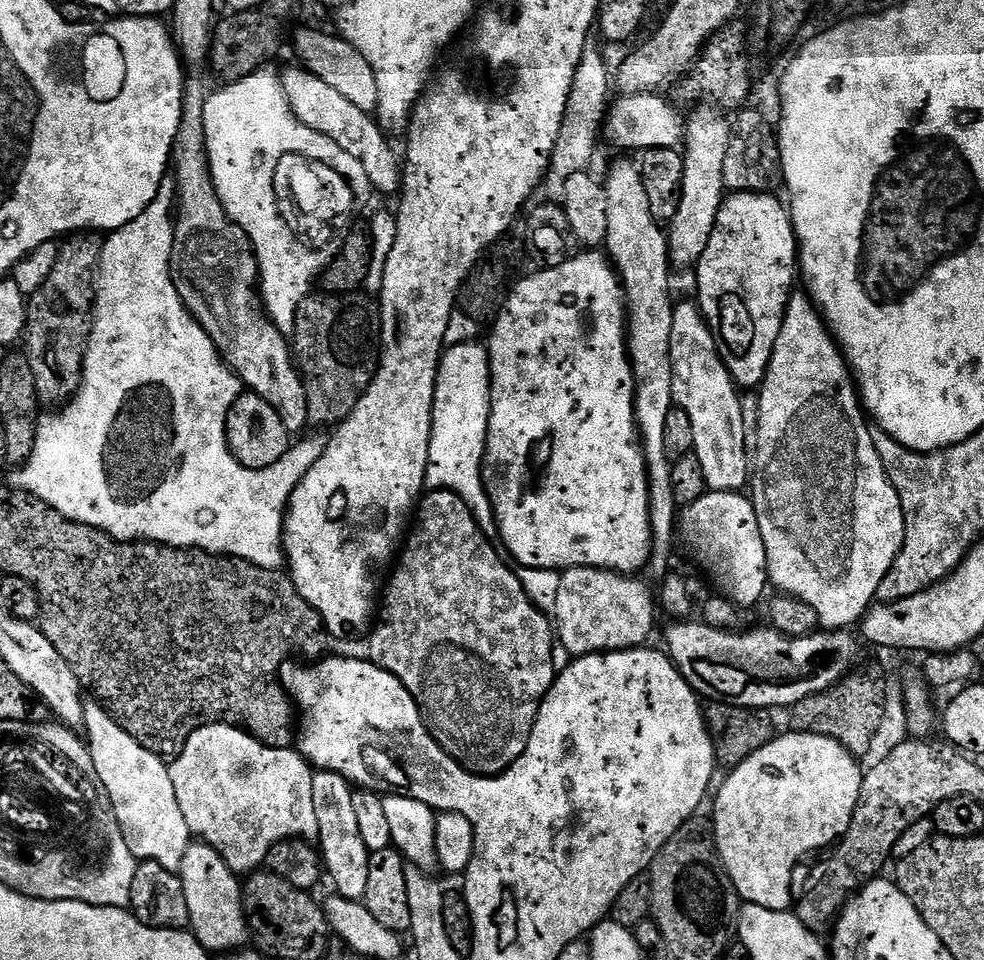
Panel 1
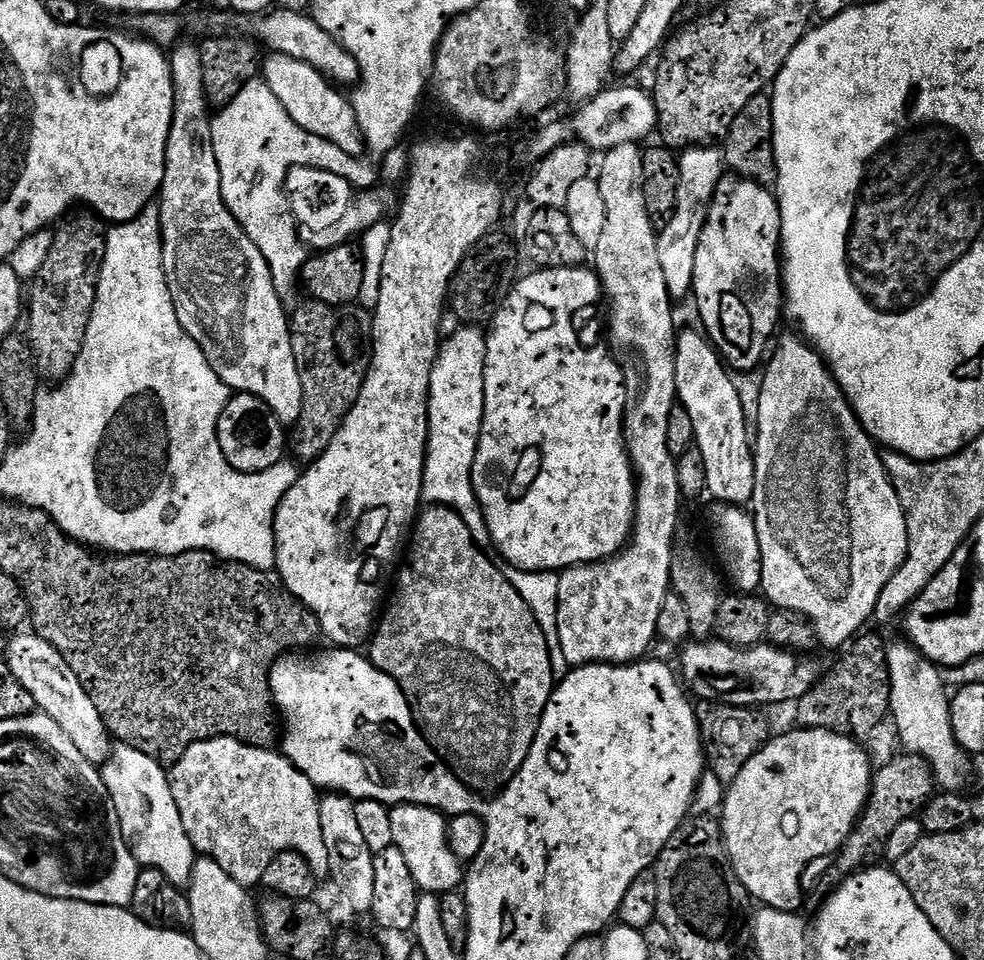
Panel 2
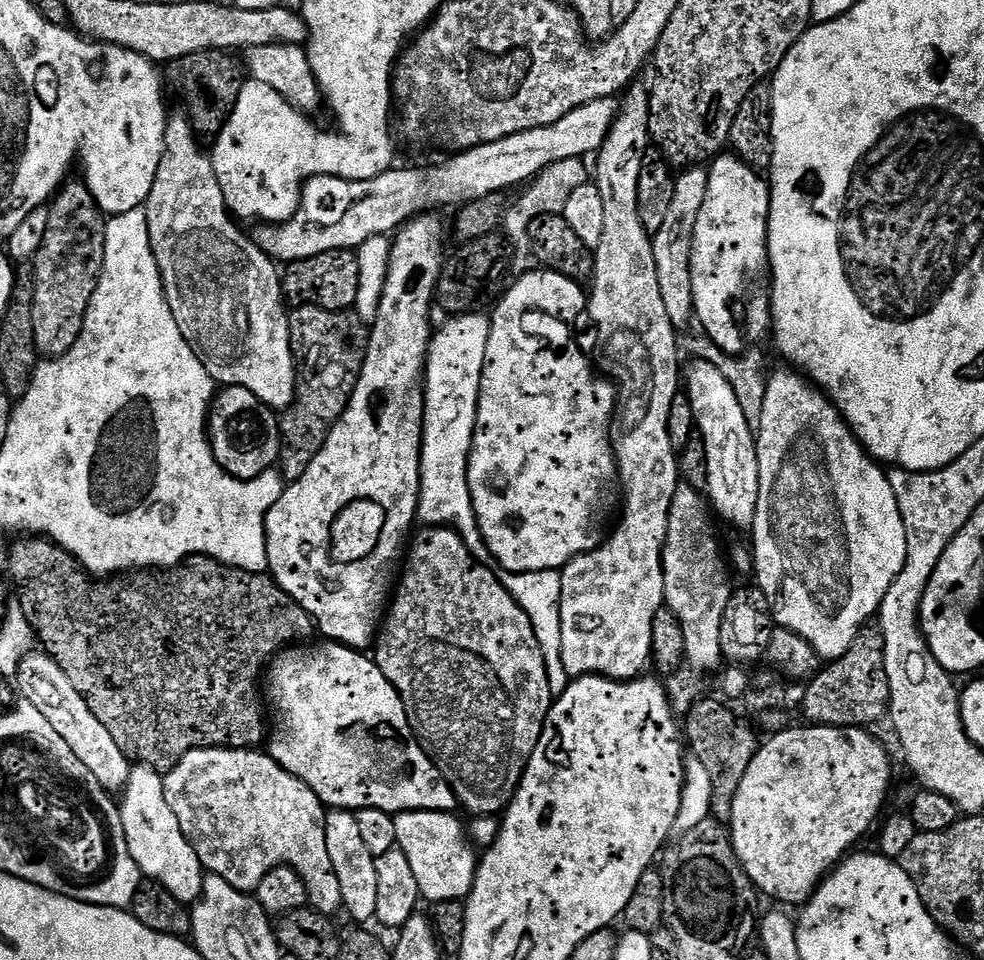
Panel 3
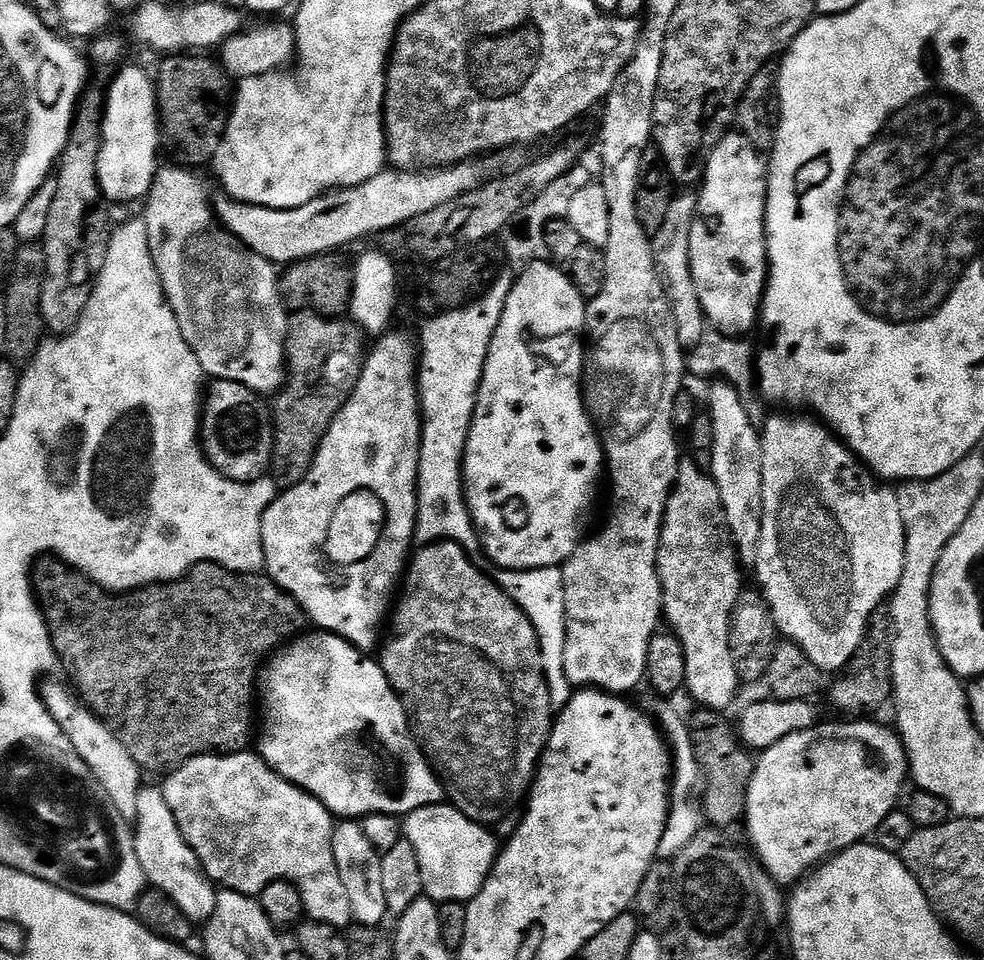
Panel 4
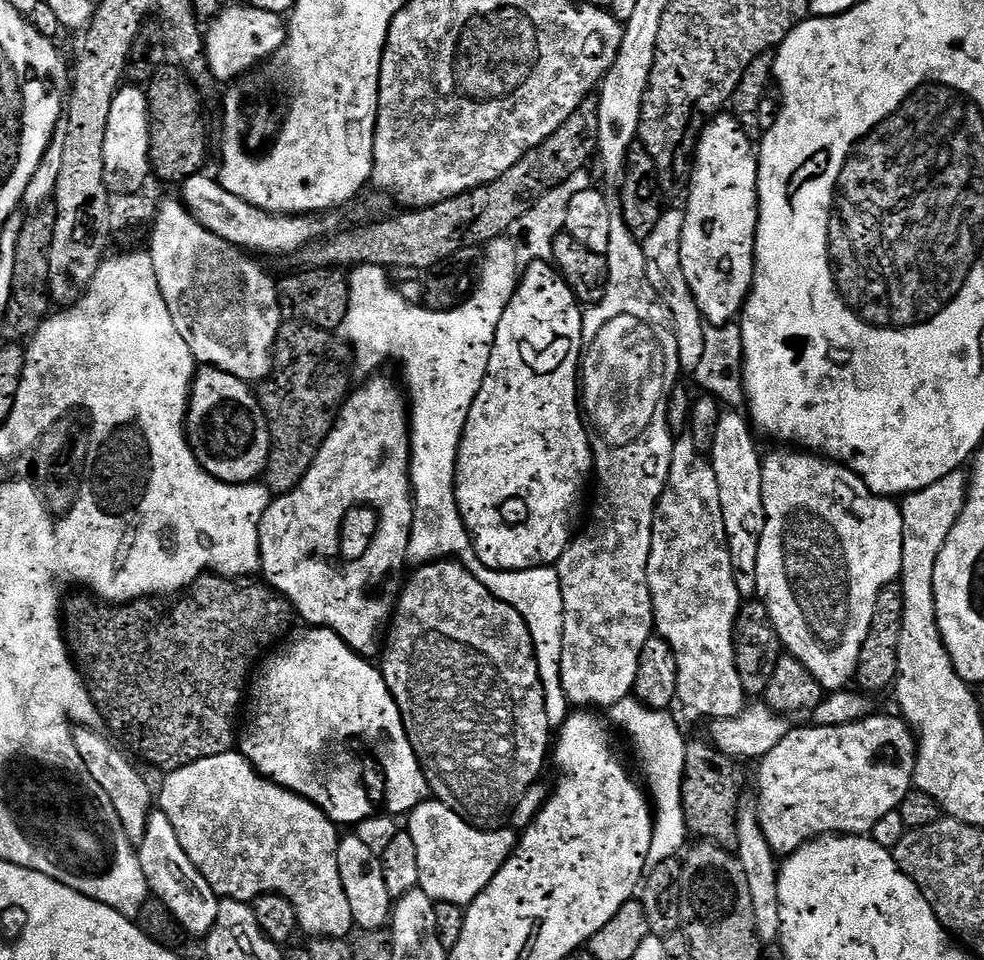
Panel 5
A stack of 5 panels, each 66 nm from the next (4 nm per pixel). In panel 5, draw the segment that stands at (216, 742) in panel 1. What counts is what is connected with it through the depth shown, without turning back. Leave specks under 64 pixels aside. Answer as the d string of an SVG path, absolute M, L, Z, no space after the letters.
M233 750L226 754L218 754L214 758L202 758L193 764L182 766L178 770L167 773L163 777L164 785L158 788L158 808L170 818L170 826L174 826L174 834L178 834L178 842L182 850L186 850L186 858L194 862L194 866L210 882L210 890L214 890L216 895L229 900L242 900L251 902L262 894L278 894L282 898L290 898L294 910L298 910L298 922L301 933L312 938L323 938L325 940L342 940L351 937L354 932L352 915L350 914L350 902L346 898L346 890L342 890L342 874L338 872L338 846L342 839L337 825L325 814L323 808L317 804L312 804L308 800L303 800L301 796L294 792L289 792L287 788L281 788L278 784L273 784L266 777L256 771L256 767L250 763L239 751Z

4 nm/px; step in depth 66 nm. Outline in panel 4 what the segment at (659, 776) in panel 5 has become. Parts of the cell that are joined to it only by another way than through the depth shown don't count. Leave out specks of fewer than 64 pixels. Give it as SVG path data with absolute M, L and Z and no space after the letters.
M653 699L650 715L656 721L661 733L666 737L666 743L672 754L672 779L670 781L670 807L668 809L668 821L666 830L660 839L660 845L656 851L657 857L675 858L679 852L694 838L694 834L702 827L702 781L700 767L694 758L694 746L692 745L692 733L687 719L684 720L676 713L674 705L667 699Z

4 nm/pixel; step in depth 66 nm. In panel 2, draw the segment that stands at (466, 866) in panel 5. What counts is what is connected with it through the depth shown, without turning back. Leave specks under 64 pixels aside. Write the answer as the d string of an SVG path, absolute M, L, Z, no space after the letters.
M402 804L390 811L390 826L394 833L394 847L402 850L416 887L424 894L455 892L466 879L465 865L456 857L448 841L448 826L443 812L423 808L417 804Z

